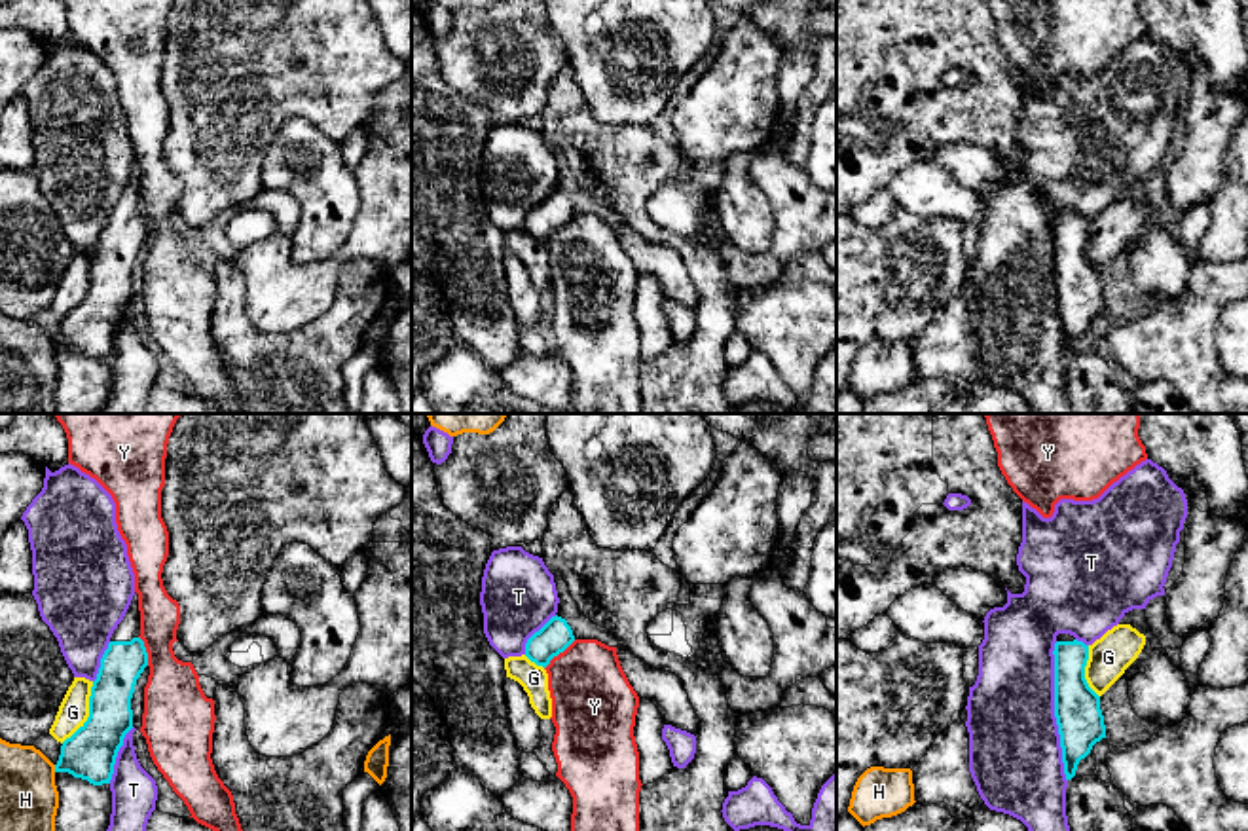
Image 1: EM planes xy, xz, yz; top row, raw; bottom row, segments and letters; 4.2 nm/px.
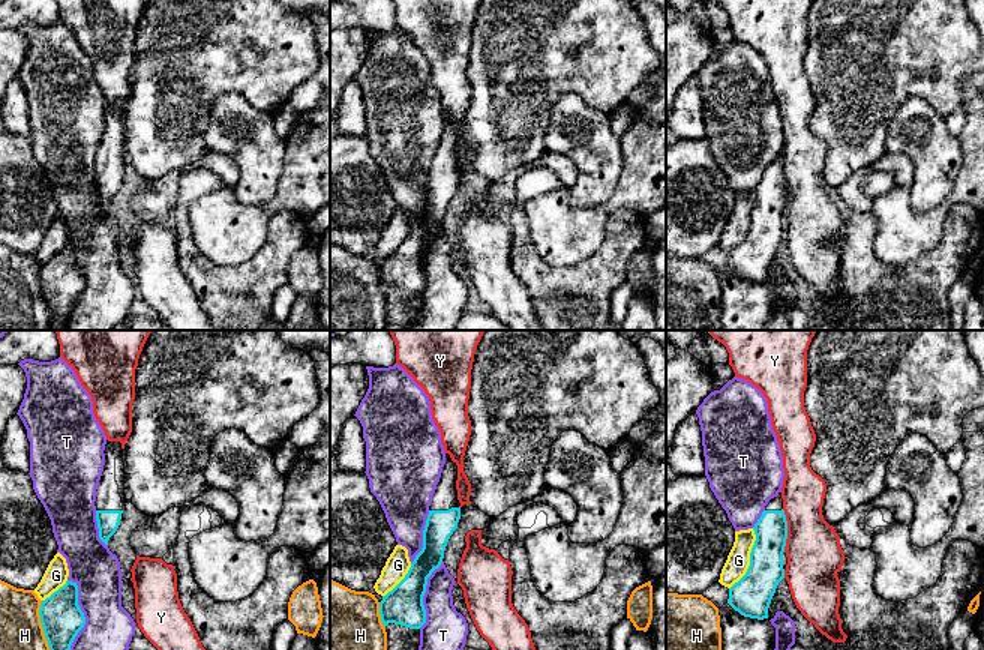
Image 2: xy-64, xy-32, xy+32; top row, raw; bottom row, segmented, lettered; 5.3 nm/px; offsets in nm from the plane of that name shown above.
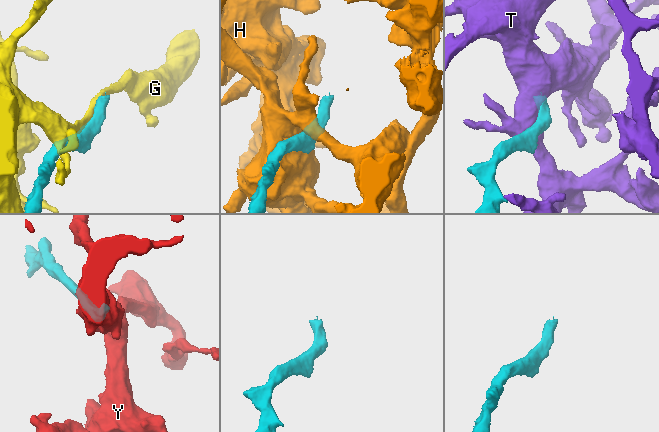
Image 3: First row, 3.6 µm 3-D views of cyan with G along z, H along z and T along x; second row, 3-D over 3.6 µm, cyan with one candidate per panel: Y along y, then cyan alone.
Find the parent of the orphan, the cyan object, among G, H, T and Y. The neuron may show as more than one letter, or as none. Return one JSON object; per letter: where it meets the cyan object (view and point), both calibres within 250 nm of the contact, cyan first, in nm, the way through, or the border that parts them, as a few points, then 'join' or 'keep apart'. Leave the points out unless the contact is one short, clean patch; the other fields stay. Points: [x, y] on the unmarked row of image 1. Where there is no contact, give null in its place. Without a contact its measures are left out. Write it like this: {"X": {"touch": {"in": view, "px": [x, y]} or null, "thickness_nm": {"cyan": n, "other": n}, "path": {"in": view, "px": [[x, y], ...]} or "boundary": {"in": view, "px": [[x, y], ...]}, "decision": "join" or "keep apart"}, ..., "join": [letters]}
{"G": {"touch": {"in": "xy", "px": [90, 289]}, "thickness_nm": {"cyan": 220, "other": 130}, "decision": "keep apart"}, "H": {"touch": {"in": "xy", "px": [55, 344]}, "thickness_nm": {"cyan": 220, "other": 260}, "decision": "keep apart"}, "T": {"touch": {"in": "yz", "px": [1055, 287]}, "thickness_nm": {"cyan": 200, "other": 400}, "decision": "keep apart"}, "Y": {"touch": {"in": "xz", "px": [558, 228]}, "thickness_nm": {"cyan": 140, "other": 360}, "boundary": {"in": "xz", "px": [[575, 215], [545, 243]]}, "decision": "keep apart"}, "join": []}

